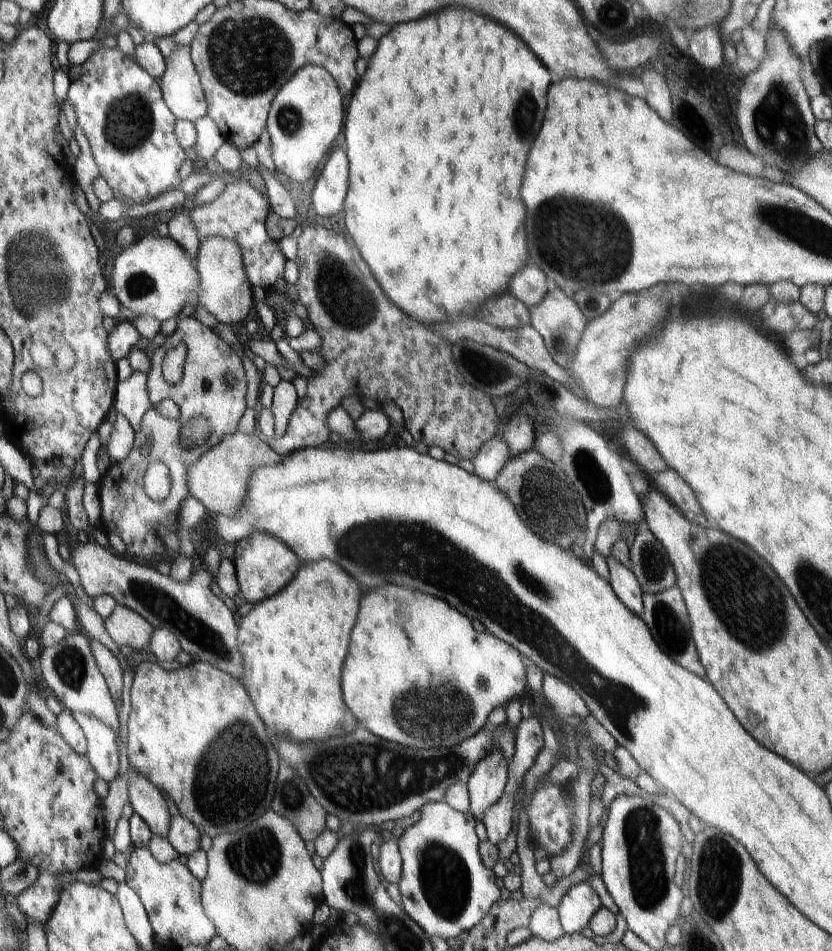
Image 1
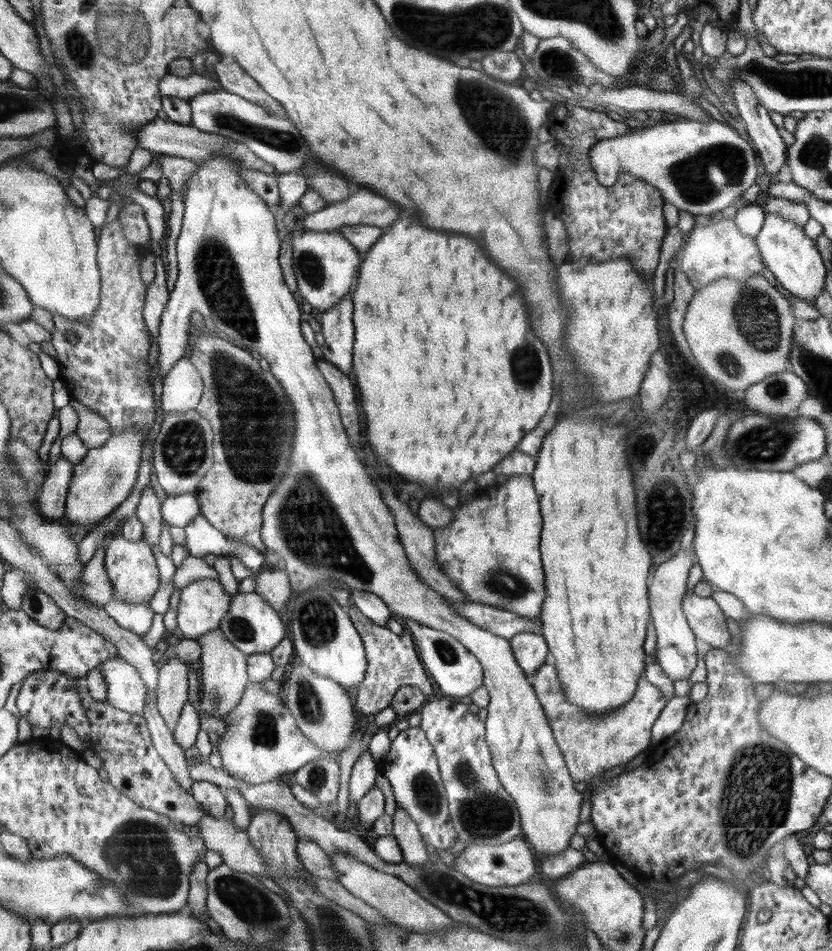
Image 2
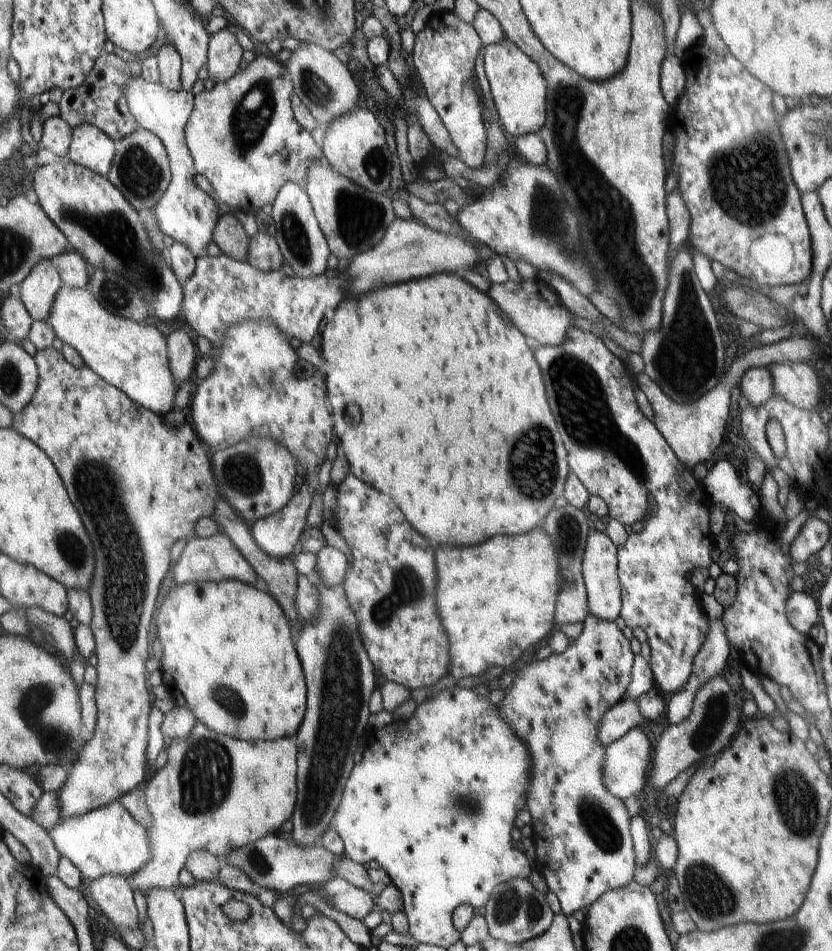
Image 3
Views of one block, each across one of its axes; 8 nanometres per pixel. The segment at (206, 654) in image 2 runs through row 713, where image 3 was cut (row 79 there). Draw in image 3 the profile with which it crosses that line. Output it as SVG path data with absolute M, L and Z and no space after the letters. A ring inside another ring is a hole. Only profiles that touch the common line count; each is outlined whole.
M228 29L211 36L207 53L208 79L214 85L226 83L240 69L243 49Z

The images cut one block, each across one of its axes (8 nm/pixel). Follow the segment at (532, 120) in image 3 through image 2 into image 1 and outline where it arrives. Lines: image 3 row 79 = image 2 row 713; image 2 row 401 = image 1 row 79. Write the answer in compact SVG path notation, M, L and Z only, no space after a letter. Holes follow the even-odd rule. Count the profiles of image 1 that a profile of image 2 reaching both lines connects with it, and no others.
M307 64L278 90L267 116L274 166L292 182L310 180L332 148L343 128L347 100L326 68Z

